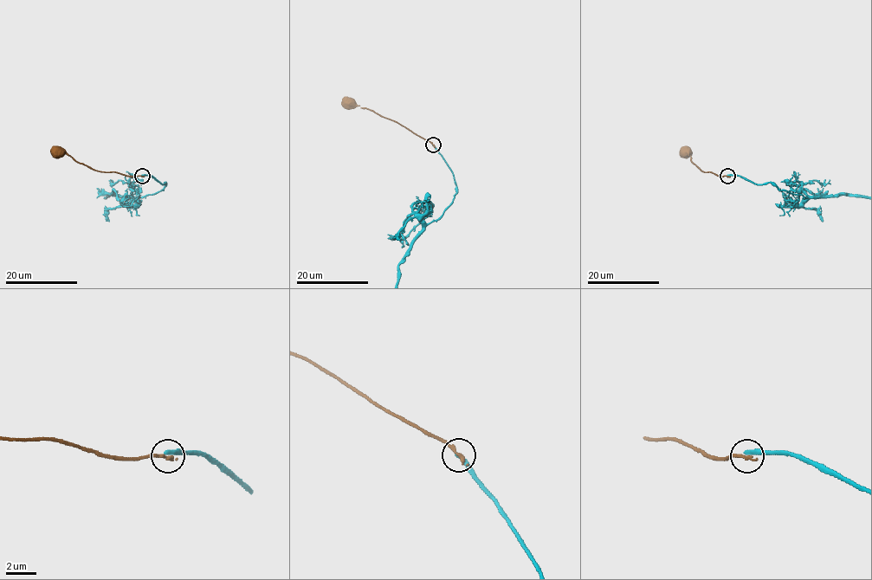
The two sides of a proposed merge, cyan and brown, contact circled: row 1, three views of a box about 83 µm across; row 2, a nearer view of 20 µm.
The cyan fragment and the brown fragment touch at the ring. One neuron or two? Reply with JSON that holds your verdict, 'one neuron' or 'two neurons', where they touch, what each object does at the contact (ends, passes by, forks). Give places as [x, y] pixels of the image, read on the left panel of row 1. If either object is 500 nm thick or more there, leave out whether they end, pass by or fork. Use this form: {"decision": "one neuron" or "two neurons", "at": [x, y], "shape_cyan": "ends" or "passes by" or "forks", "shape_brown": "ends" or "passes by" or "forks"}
{"decision": "two neurons", "at": [142, 176], "shape_cyan": "ends", "shape_brown": "ends"}

